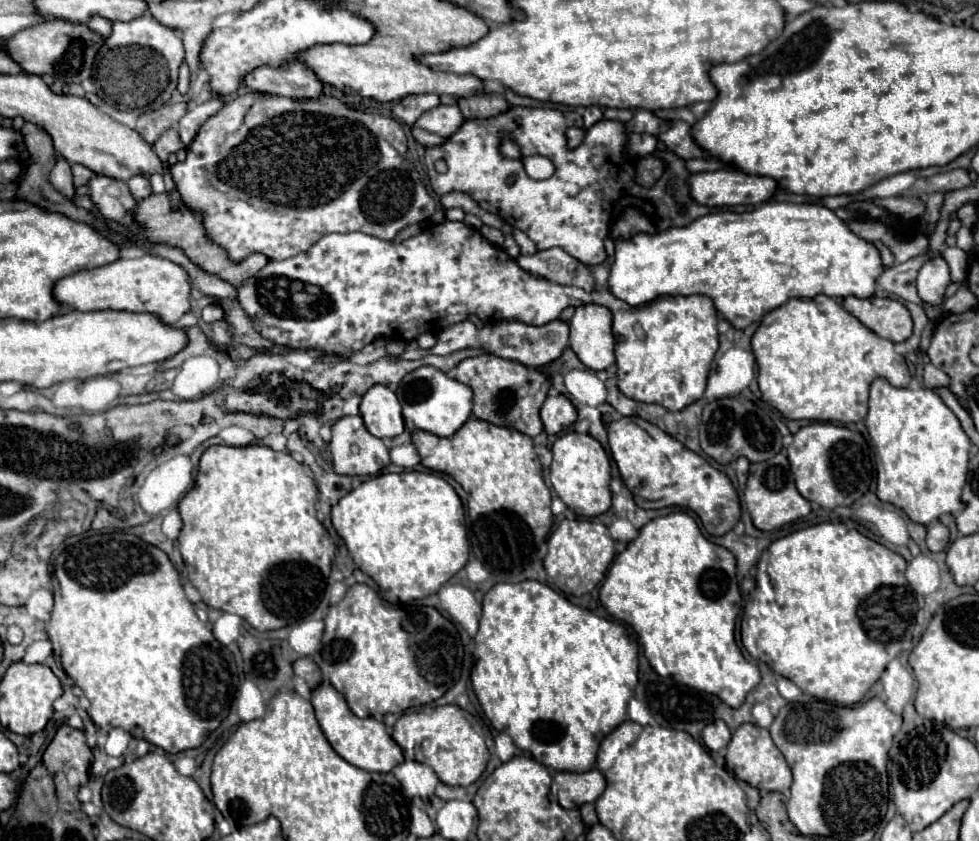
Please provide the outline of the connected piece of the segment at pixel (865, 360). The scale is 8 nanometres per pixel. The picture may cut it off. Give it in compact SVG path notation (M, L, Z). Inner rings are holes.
M829 296L815 298L791 298L783 306L771 310L761 320L761 326L753 334L753 354L759 364L759 390L763 400L777 408L789 420L811 420L811 422L861 422L867 416L869 386L875 378L889 380L895 388L909 386L907 362L895 352L893 342L877 336L853 314L849 314L837 300Z

